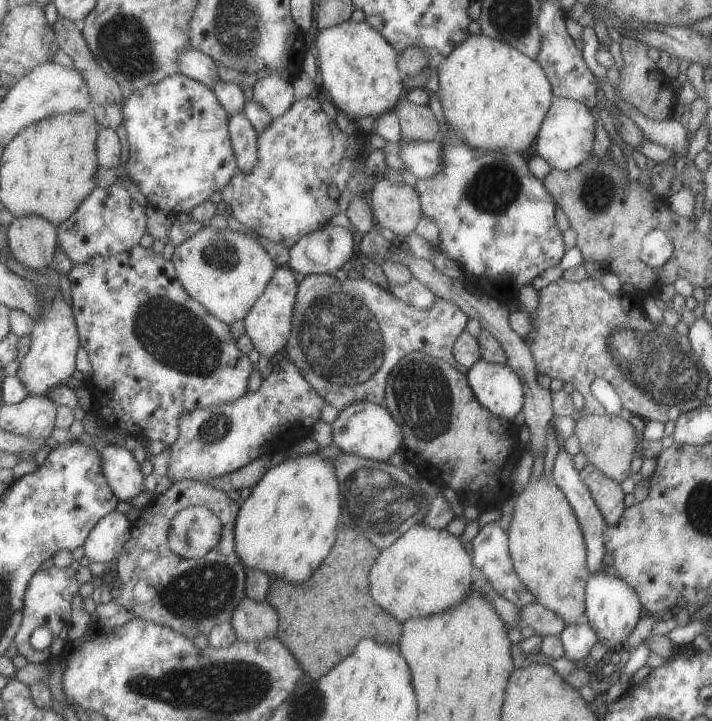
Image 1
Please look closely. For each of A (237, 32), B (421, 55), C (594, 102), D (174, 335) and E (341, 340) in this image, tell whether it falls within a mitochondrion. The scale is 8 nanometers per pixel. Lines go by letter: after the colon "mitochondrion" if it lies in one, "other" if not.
A: mitochondrion
B: other
C: other
D: mitochondrion
E: mitochondrion

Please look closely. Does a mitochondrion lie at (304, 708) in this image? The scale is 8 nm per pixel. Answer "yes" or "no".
yes

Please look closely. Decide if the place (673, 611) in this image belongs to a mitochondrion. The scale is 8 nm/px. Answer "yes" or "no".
no

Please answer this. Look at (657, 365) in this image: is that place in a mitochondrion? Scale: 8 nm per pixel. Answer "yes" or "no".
yes

